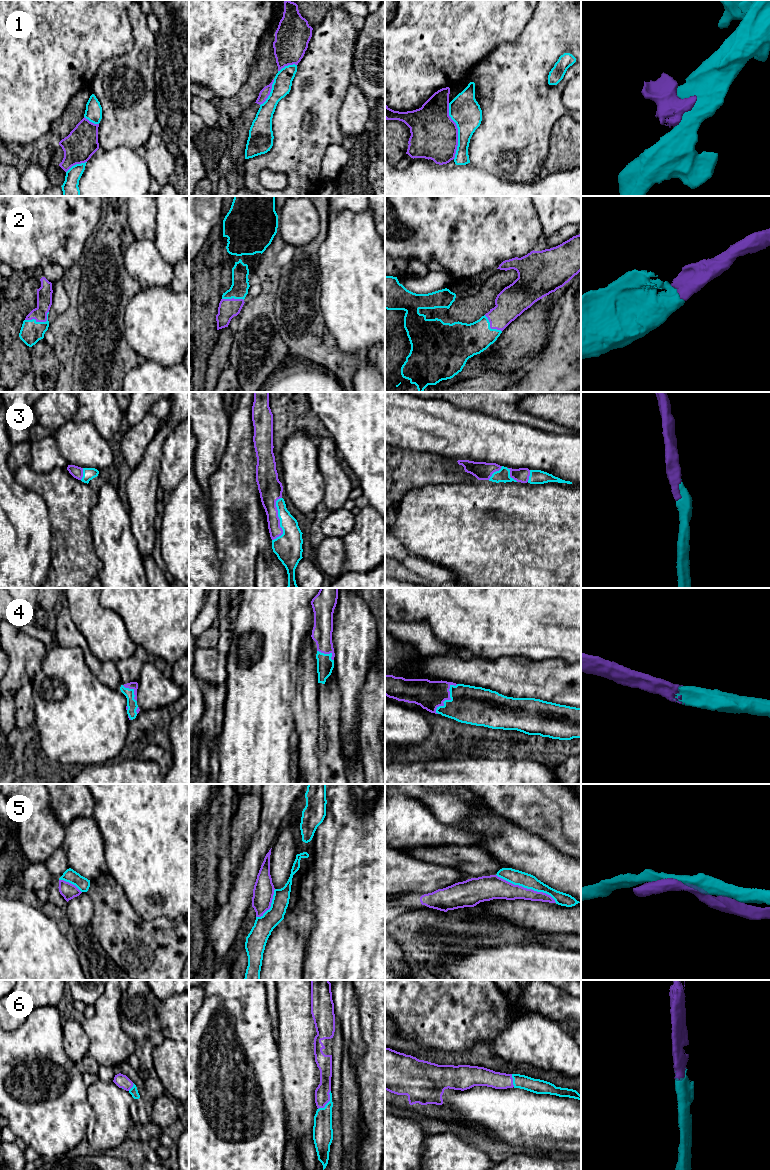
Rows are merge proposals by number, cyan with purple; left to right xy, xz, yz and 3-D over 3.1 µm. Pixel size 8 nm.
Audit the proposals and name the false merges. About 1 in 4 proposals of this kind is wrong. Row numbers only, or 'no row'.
1, 5

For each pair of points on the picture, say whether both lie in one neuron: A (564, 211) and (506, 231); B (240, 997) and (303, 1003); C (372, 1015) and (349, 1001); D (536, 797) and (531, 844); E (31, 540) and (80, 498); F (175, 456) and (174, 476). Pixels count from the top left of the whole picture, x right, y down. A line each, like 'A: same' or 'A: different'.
A: different
B: different
C: different
D: different
E: different
F: same

